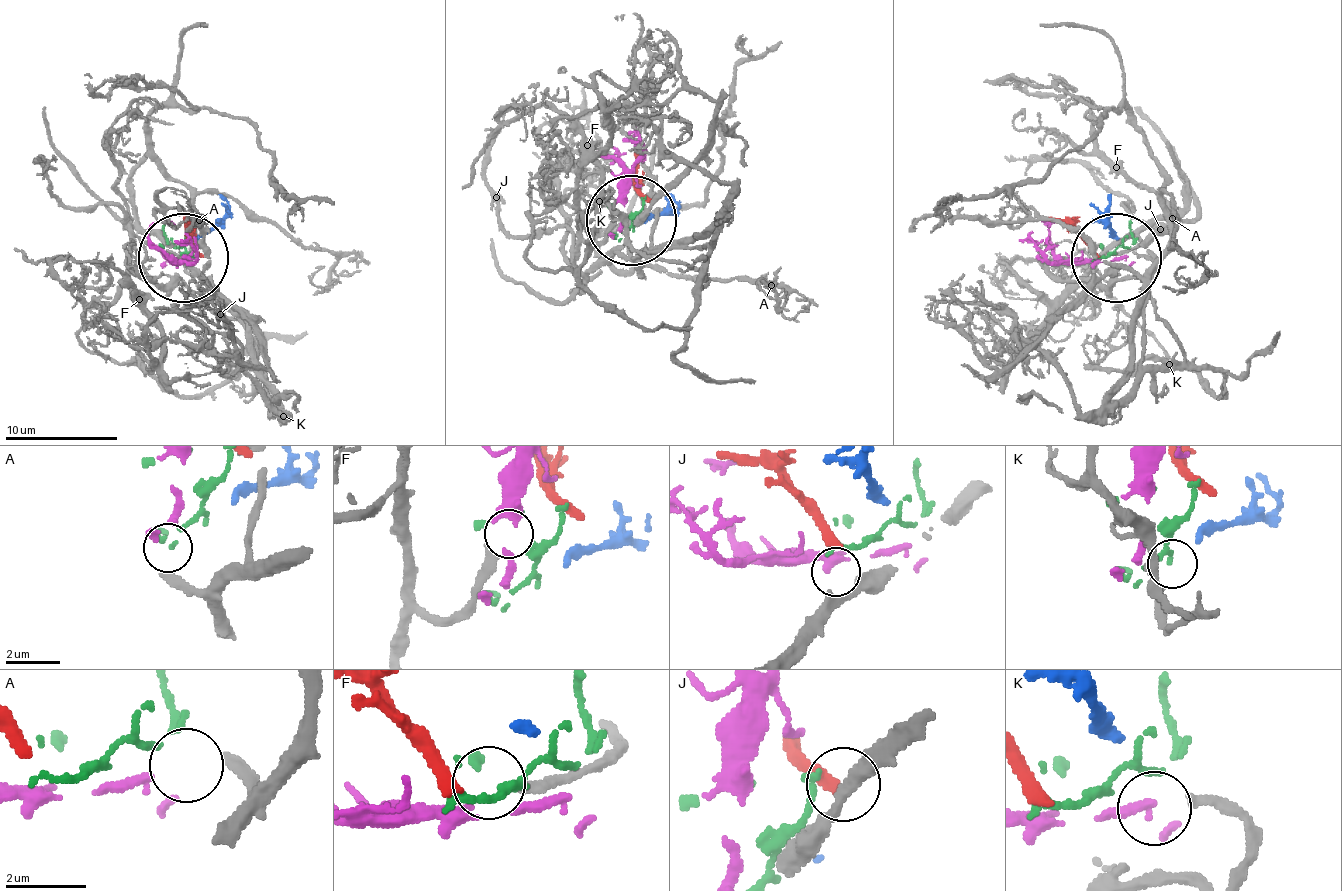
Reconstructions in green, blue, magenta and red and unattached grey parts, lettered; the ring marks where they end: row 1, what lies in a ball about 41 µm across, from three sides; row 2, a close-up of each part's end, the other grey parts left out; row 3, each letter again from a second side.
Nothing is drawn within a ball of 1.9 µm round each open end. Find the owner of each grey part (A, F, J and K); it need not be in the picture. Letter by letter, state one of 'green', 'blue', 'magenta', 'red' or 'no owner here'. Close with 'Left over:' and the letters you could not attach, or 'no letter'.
A: magenta
F: no owner here
J: red
K: no owner here
Left over: F, K

